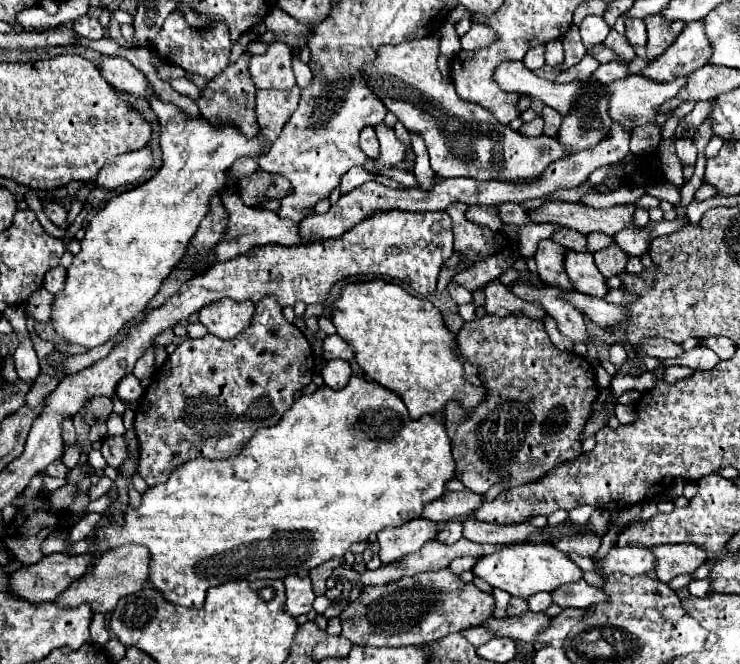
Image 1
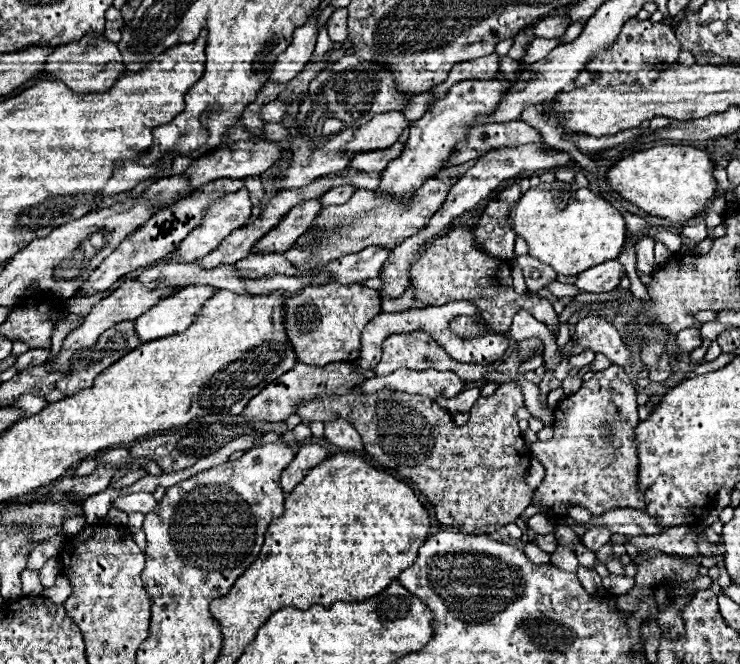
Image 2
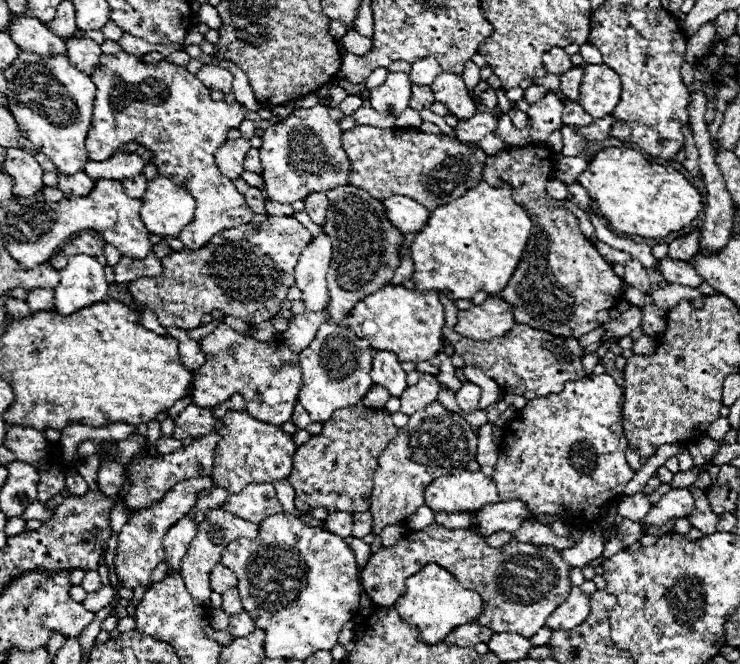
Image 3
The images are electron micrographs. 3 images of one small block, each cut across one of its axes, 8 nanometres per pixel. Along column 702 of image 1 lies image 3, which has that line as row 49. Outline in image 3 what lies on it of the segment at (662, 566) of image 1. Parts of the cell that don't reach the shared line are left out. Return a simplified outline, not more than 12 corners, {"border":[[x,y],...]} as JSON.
{"border":[[550,48],[542,56],[548,74],[564,74],[572,66],[564,48]]}

